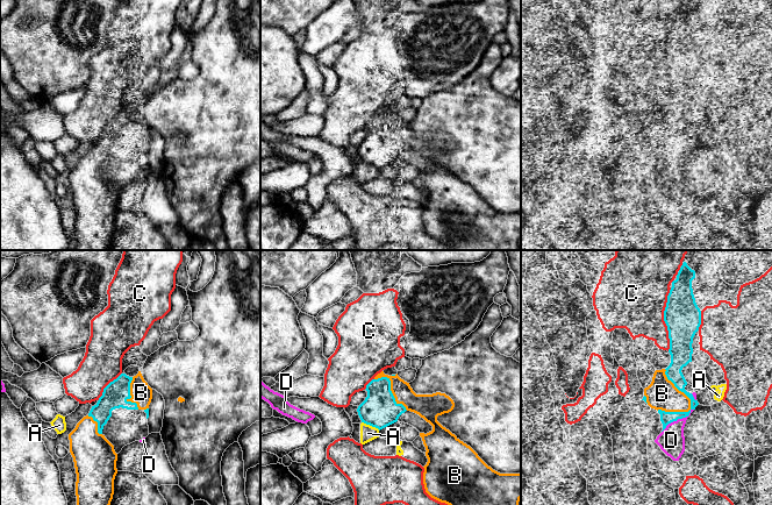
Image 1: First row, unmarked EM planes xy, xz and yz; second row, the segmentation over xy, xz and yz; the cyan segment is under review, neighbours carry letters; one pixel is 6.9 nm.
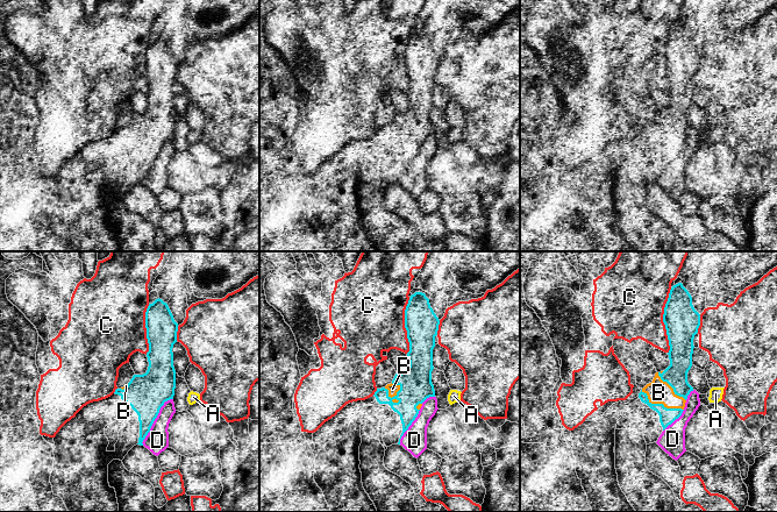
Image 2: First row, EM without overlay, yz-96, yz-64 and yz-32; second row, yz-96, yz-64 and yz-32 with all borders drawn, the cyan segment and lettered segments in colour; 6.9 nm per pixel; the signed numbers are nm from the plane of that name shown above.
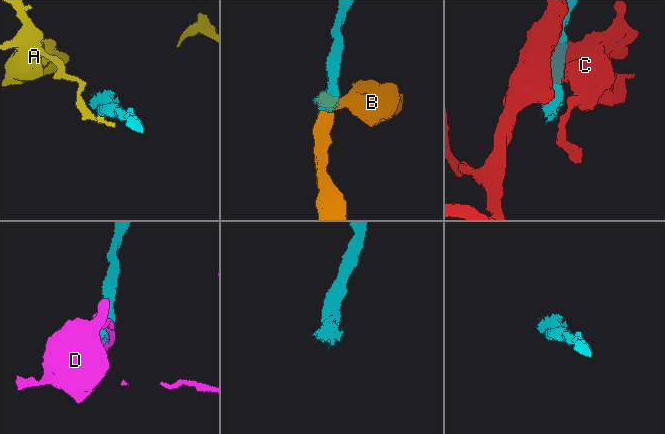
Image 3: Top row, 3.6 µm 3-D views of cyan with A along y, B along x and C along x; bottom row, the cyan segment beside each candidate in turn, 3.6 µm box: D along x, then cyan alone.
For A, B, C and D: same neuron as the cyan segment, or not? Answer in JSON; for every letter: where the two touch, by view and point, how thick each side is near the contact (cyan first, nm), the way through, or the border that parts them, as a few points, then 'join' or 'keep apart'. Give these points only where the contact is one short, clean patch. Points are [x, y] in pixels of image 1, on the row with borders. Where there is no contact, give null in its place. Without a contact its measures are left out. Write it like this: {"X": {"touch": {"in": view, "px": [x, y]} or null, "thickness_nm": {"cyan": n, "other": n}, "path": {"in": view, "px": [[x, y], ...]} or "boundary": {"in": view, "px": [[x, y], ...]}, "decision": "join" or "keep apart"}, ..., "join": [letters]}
{"A": {"touch": {"in": "xz", "px": [371, 425]}, "thickness_nm": {"cyan": 240, "other": 110}, "decision": "keep apart"}, "B": {"touch": {"in": "yz", "px": [680, 390]}, "thickness_nm": {"cyan": 140, "other": 200}, "decision": "join"}, "C": {"touch": {"in": "yz", "px": [664, 319]}, "thickness_nm": {"cyan": 260, "other": 440}, "decision": "keep apart"}, "D": {"touch": {"in": "yz", "px": [677, 419]}, "thickness_nm": {"cyan": 90, "other": 180}, "decision": "keep apart"}, "join": ["B"]}

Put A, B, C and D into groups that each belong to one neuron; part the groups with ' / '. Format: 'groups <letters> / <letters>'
groups A / B / C / D

